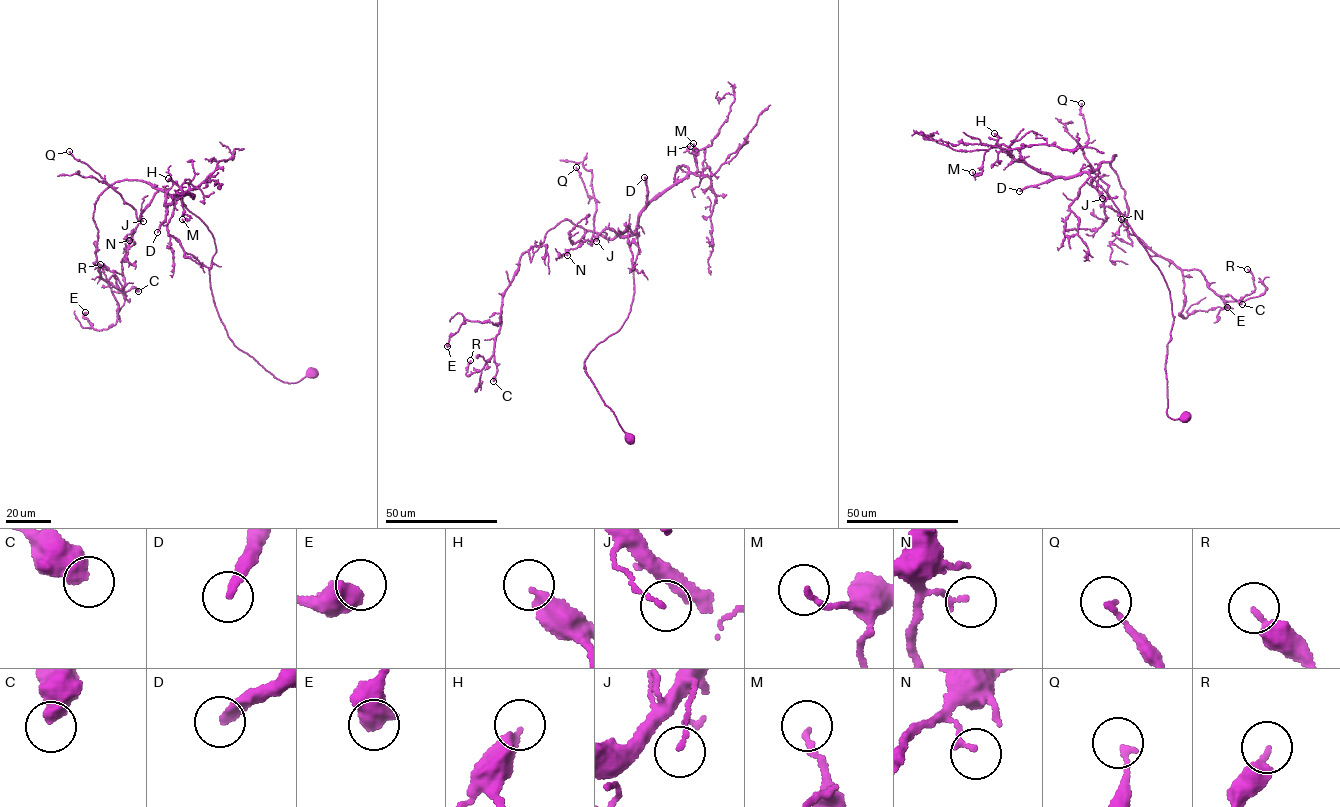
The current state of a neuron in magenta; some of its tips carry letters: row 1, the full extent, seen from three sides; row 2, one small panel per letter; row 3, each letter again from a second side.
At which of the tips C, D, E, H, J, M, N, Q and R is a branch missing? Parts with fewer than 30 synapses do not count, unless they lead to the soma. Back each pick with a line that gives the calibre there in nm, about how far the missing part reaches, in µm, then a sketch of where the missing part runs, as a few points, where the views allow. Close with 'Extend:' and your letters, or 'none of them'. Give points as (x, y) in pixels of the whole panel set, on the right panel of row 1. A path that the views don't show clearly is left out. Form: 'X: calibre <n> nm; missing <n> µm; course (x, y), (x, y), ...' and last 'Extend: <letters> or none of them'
D: calibre 320 nm; missing 70 µm; course (1019, 191), (1007, 196), (993, 195), (976, 191), (965, 177), (937, 172), (914, 188), (906, 185)
Extend: D

